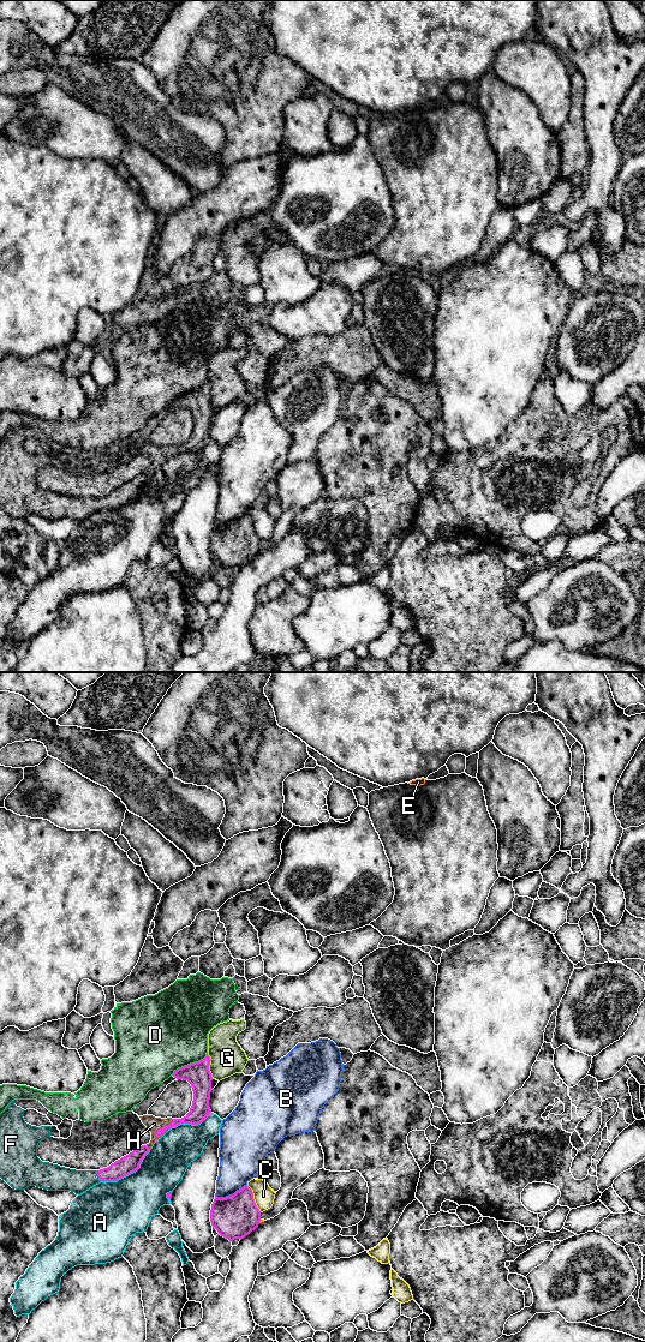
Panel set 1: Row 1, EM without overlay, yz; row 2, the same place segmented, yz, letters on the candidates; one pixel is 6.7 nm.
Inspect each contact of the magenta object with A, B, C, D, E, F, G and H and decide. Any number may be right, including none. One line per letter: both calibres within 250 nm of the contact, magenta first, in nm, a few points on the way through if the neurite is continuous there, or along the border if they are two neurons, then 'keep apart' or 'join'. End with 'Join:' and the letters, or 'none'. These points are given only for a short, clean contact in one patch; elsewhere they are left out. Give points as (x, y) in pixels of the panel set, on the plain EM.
A: 120 nm thick on the magenta side, 380 nm on the other; keep apart
B: 280 nm thick on the magenta side, 280 nm on the other; keep apart
C: 280 nm thick on the magenta side, 140 nm on the other; keep apart
D: 160 nm thick on the magenta side, 480 nm on the other; keep apart
E: 280 nm thick on the magenta side, 20 nm on the other; border along yz (261, 547), (258, 550); keep apart
F: 120 nm thick on the magenta side, 160 nm on the other; runs through yz (129, 491), (113, 501), (97, 503), (87, 507), (60, 507); join
G: 160 nm thick on the magenta side, 220 nm on the other; keep apart
H: 110 nm thick on the magenta side, 90 nm on the other; runs through yz (195, 444), (169, 450), (160, 456), (154, 451); join
Join: F, H

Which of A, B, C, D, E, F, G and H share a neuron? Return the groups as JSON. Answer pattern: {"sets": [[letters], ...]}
{"sets": [["A"], ["B"], ["C"], ["D"], ["E"], ["F", "H"], ["G"]]}

